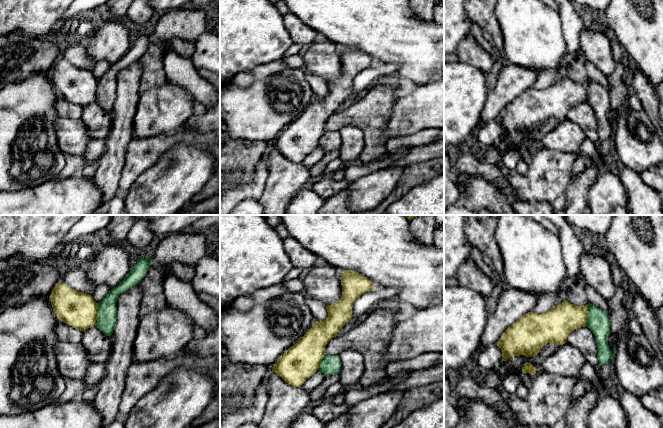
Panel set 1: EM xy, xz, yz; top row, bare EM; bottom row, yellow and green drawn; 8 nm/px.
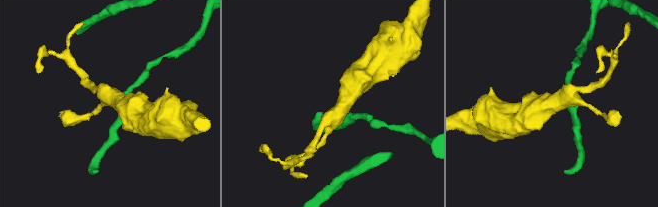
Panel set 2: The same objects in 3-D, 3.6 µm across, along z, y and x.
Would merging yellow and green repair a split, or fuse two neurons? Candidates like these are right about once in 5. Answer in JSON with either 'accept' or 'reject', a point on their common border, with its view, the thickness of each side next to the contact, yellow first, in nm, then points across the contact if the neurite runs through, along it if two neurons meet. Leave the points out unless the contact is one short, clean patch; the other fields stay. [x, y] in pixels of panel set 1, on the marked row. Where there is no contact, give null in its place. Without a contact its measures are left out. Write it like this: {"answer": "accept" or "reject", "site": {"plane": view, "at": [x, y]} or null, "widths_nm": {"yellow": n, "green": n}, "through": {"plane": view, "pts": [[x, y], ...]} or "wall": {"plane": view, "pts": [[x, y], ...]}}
{"answer": "reject", "site": {"plane": "xy", "at": [96, 315]}, "widths_nm": {"yellow": 280, "green": 160}, "wall": {"plane": "xy", "pts": [[98, 304], [95, 325]]}}

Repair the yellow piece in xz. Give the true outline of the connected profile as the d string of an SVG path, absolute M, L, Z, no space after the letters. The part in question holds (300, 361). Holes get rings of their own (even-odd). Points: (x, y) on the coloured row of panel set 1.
M346 270L340 277L342 297L336 303L327 305L328 318L322 322L315 321L300 341L291 346L280 356L273 365L272 371L281 377L286 383L294 387L301 387L319 368L319 364L325 356L325 347L340 329L352 318L354 302L363 294L375 290L375 284L356 271Z

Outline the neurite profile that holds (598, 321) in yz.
M588 303L587 327L596 338L599 366L612 361L614 354L607 342L607 338L610 335L609 315L602 309Z

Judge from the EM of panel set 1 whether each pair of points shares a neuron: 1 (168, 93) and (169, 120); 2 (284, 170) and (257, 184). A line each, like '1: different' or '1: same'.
1: same
2: different

